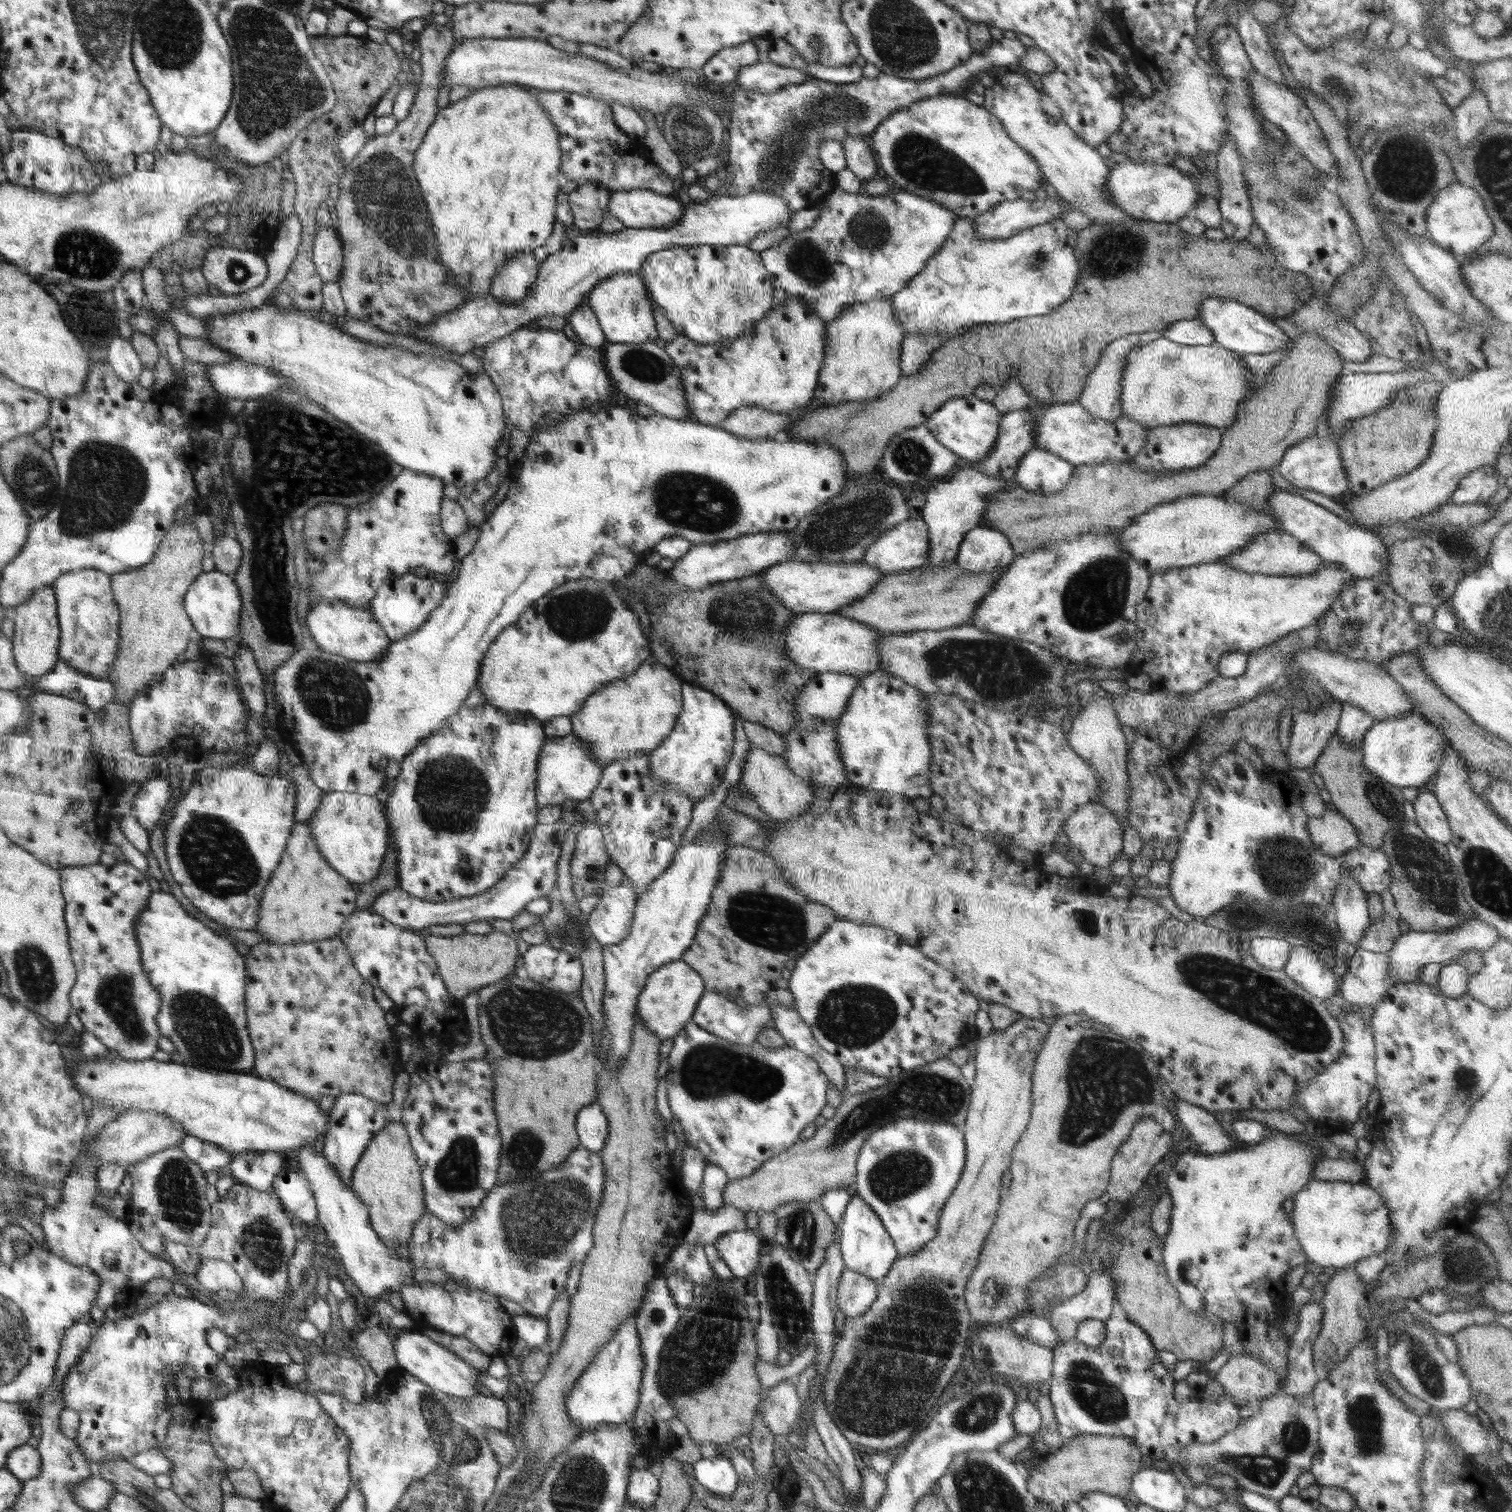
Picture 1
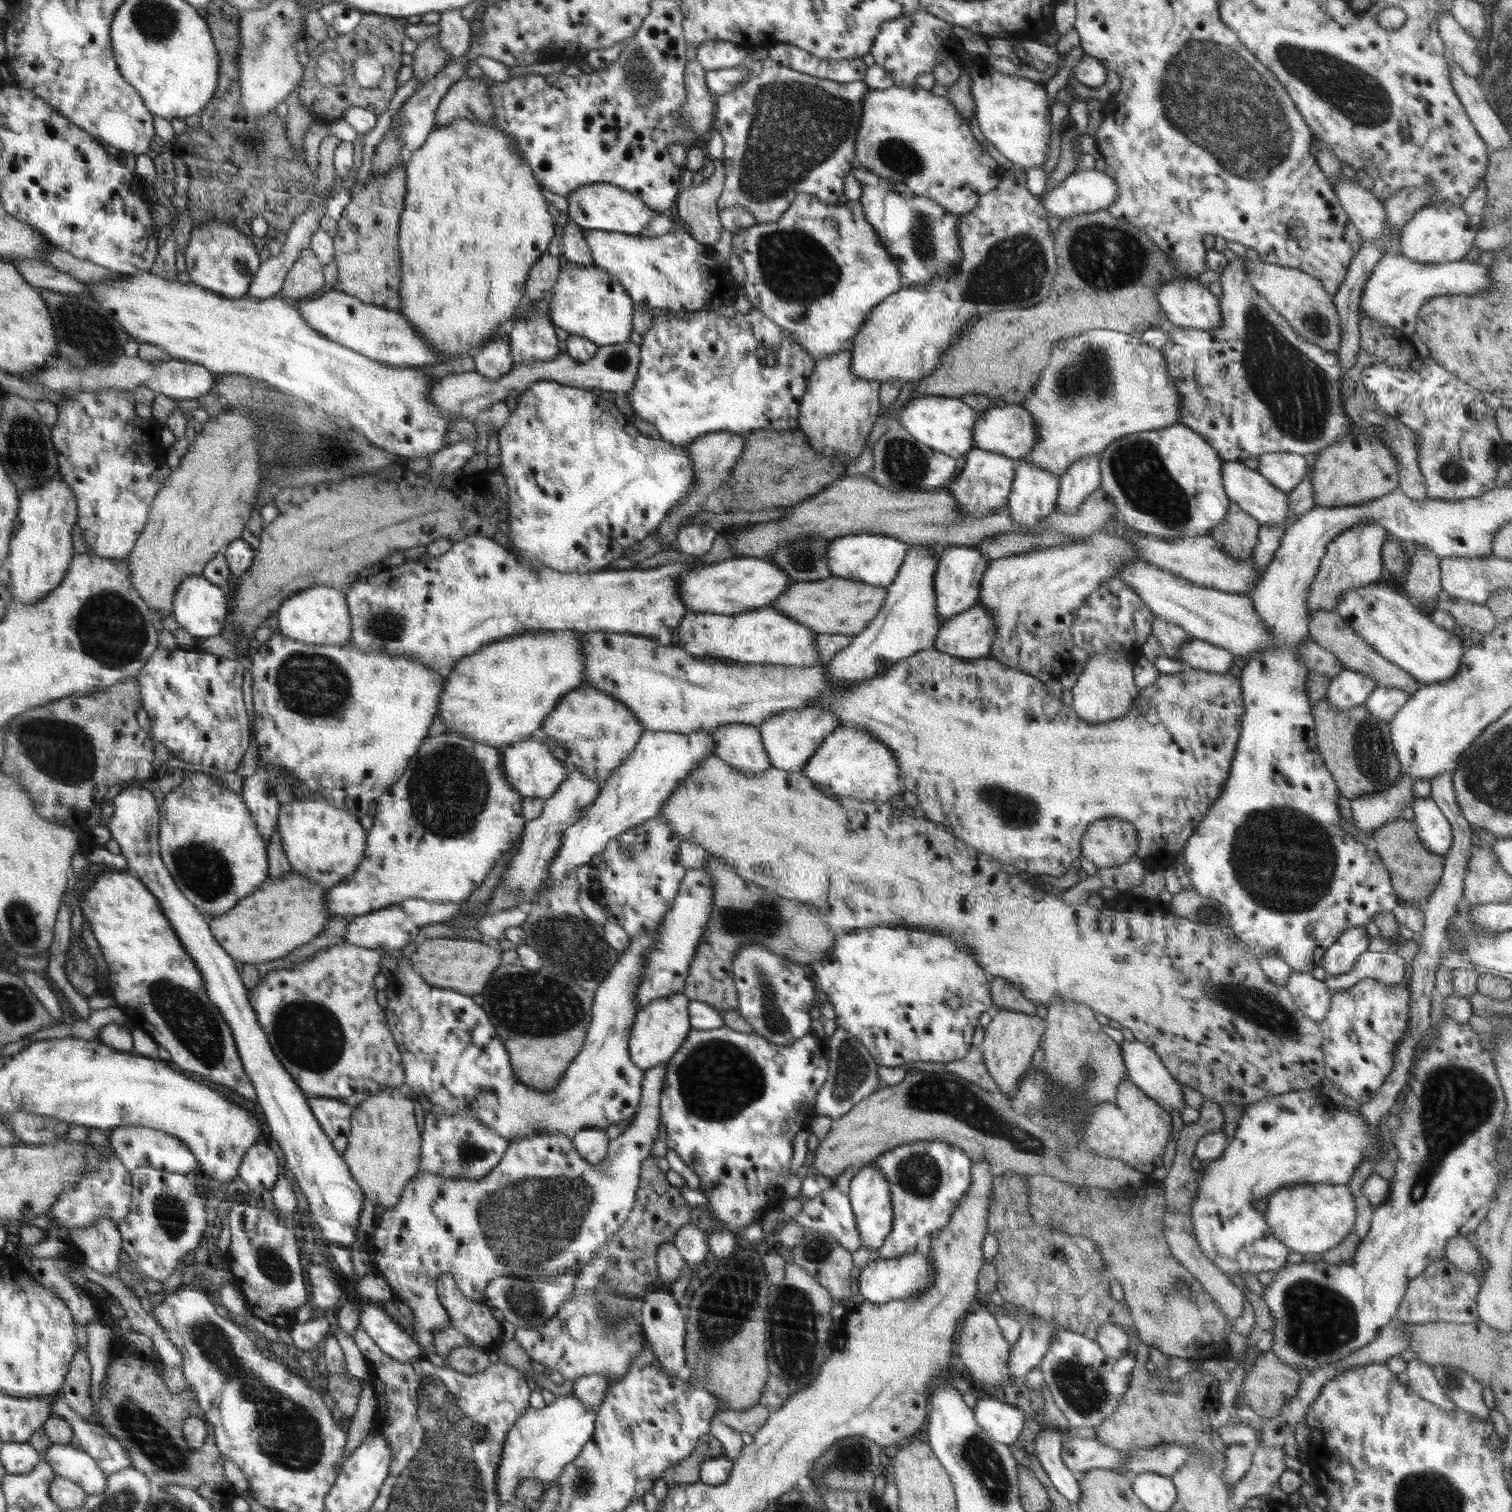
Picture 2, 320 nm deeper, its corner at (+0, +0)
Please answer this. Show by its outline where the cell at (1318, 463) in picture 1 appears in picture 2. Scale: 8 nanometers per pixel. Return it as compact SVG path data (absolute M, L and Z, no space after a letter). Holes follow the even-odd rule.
M1266 452L1254 459L1253 465L1278 490L1289 493L1306 475L1305 455L1297 452Z

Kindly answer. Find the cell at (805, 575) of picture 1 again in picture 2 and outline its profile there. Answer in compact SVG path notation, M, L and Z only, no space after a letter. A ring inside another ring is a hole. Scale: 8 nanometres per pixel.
M739 556L702 565L684 573L677 590L680 591L680 601L688 612L736 615L750 609L770 607L774 600L784 594L784 589L790 583L793 580L782 568L772 565L770 560Z

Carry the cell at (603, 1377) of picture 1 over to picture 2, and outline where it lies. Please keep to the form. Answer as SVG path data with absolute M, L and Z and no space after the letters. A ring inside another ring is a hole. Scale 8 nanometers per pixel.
M573 1392L558 1396L543 1408L529 1407L508 1432L508 1442L504 1444L504 1455L500 1459L497 1472L497 1495L502 1502L516 1498L515 1492L525 1478L537 1478L545 1484L557 1480L565 1467L573 1462L586 1443L593 1438L596 1430L597 1413L578 1400Z

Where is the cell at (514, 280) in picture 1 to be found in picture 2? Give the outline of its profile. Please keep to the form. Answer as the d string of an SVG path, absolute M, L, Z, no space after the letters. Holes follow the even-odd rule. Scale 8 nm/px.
M547 253L541 257L529 272L526 282L525 299L536 299L545 296L557 281L563 260Z

